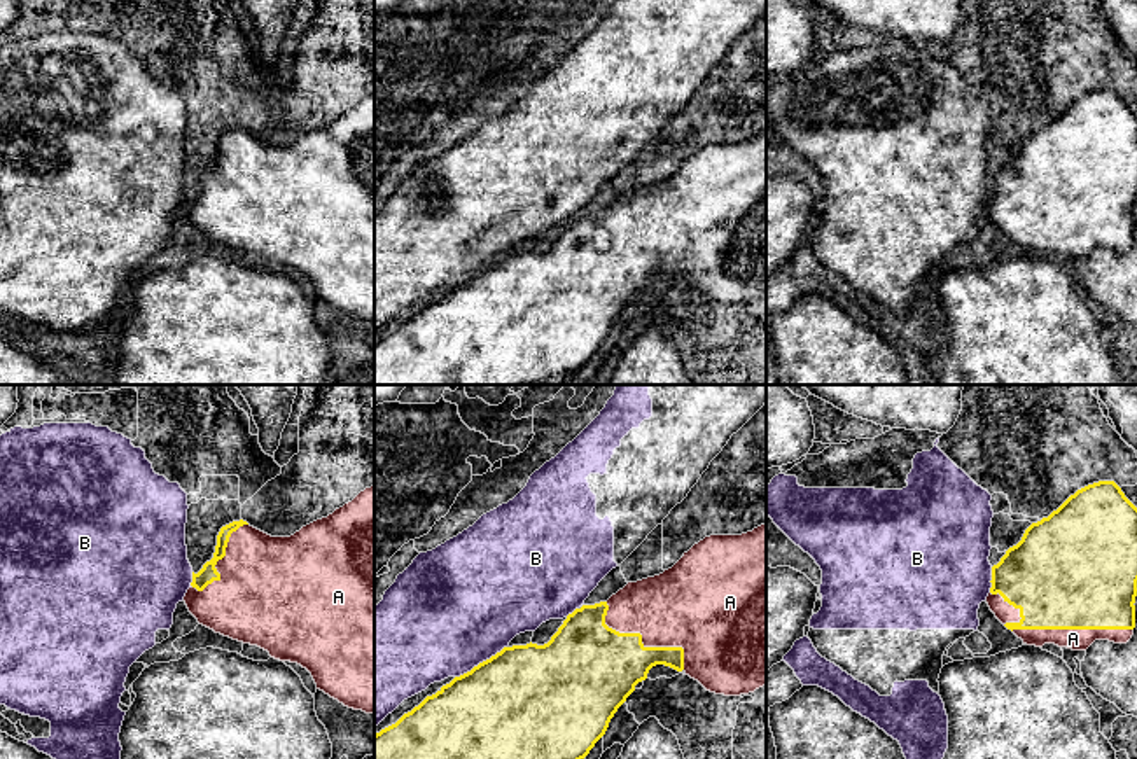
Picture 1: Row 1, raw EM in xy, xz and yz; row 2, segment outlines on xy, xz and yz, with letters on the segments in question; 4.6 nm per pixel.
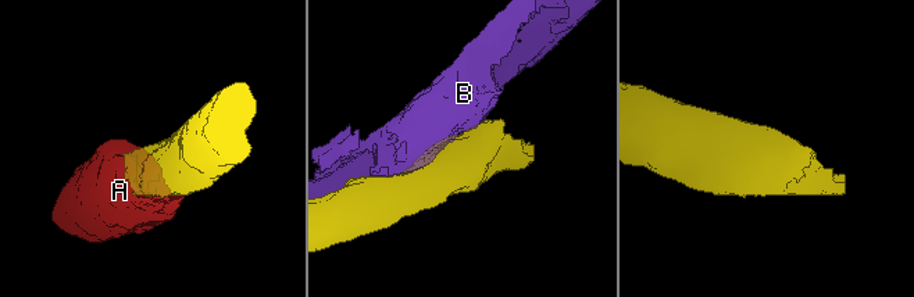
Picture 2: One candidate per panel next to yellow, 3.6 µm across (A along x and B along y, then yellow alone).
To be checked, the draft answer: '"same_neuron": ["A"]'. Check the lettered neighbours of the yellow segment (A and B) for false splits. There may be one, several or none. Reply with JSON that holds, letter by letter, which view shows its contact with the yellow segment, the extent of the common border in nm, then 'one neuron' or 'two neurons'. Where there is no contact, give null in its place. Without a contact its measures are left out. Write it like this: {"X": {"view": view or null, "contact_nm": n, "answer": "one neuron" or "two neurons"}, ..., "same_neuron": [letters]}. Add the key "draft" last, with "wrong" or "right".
{"A": {"view": "xz", "contact_nm": 480, "answer": "one neuron"}, "B": {"view": "xz", "contact_nm": 280, "answer": "two neurons"}, "same_neuron": ["A"], "draft": "right"}

